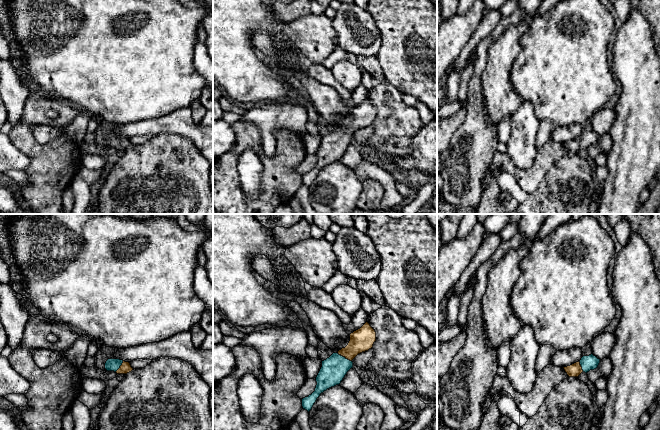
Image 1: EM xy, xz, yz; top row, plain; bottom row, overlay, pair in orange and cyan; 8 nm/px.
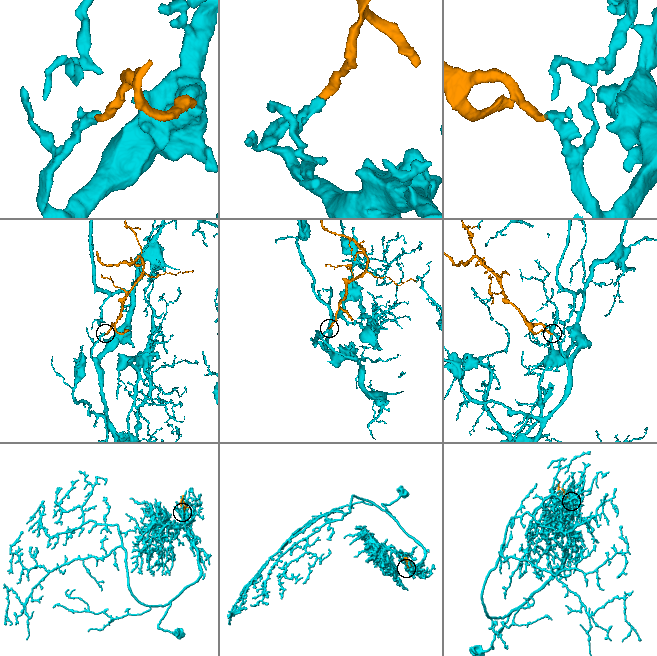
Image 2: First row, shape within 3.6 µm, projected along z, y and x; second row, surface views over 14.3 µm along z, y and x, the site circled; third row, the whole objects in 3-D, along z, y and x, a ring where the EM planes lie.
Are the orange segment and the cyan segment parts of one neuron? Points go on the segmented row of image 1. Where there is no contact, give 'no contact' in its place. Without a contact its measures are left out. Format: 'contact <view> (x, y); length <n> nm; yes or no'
contact xz (344, 356); length 140 nm; yes

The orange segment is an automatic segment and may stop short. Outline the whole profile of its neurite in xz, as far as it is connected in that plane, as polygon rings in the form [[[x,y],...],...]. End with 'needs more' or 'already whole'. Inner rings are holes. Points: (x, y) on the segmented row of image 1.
[[[366,322],[360,329],[350,334],[350,341],[345,348],[333,353],[322,361],[322,367],[316,377],[315,391],[302,399],[302,407],[308,412],[321,393],[339,385],[347,372],[353,368],[352,360],[360,353],[368,351],[376,341],[376,332]]]; needs more

